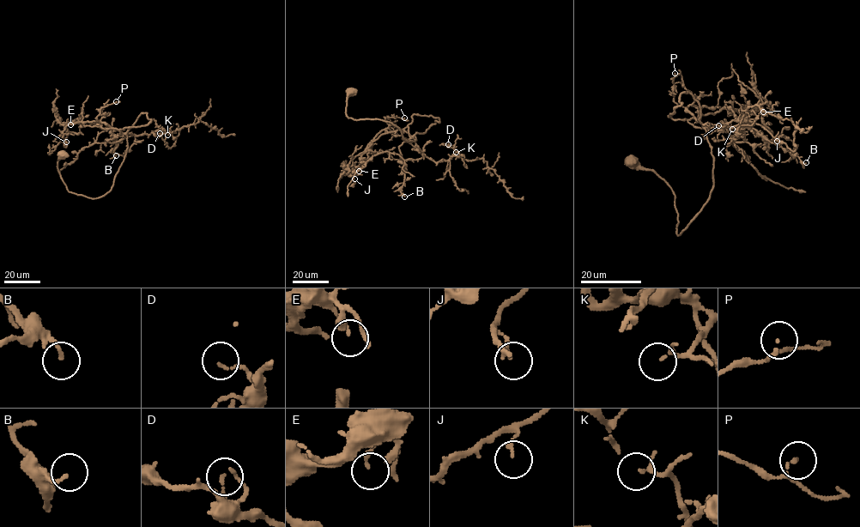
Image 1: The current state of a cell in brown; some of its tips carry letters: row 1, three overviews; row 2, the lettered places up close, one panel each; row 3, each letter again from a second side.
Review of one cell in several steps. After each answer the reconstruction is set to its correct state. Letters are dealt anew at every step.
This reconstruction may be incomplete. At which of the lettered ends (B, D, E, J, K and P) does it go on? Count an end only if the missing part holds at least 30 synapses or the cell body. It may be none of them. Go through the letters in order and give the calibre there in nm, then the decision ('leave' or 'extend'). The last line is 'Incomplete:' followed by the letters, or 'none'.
B: calibre 90 nm; leave
D: calibre 110 nm; leave
E: calibre 140 nm; leave
J: calibre 130 nm; leave
K: calibre 110 nm; leave
P: calibre 110 nm; extend
Incomplete: P

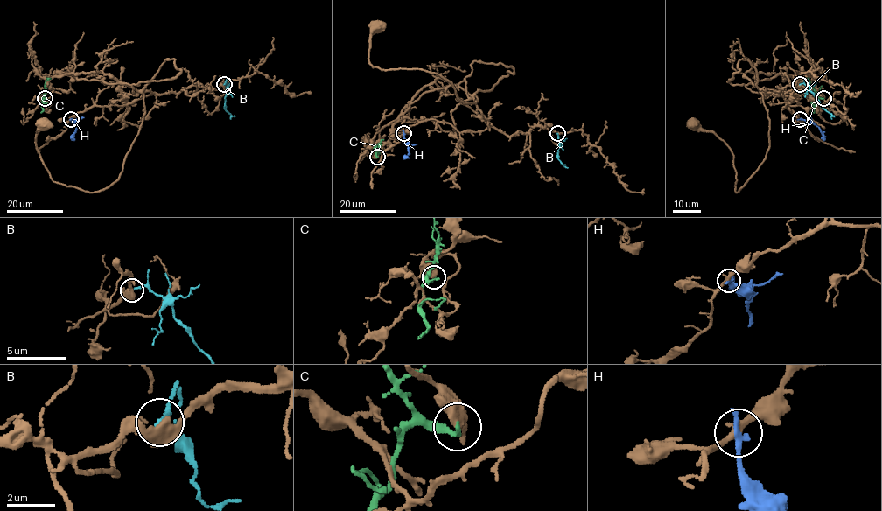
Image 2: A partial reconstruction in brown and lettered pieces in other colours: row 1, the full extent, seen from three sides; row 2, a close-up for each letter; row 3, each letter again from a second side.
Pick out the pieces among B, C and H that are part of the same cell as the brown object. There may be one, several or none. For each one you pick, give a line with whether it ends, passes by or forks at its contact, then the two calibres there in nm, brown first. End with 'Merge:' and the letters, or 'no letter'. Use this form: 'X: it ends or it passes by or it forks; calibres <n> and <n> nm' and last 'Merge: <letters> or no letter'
Merge: no letter

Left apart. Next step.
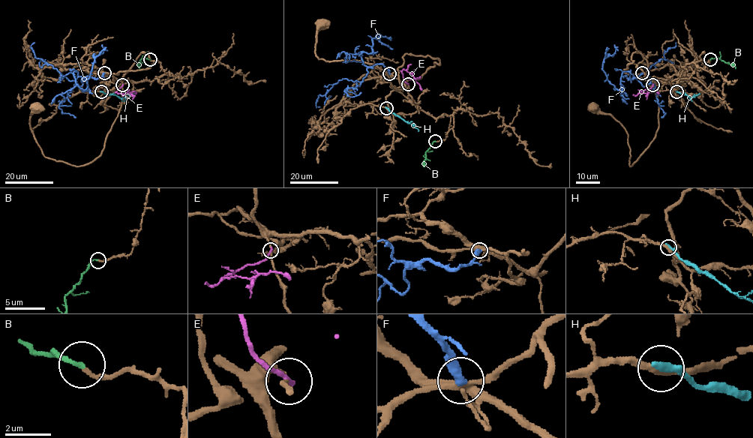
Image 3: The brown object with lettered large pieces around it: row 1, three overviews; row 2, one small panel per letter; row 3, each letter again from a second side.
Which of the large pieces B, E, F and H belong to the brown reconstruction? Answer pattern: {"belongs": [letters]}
{"belongs": ["B"]}

